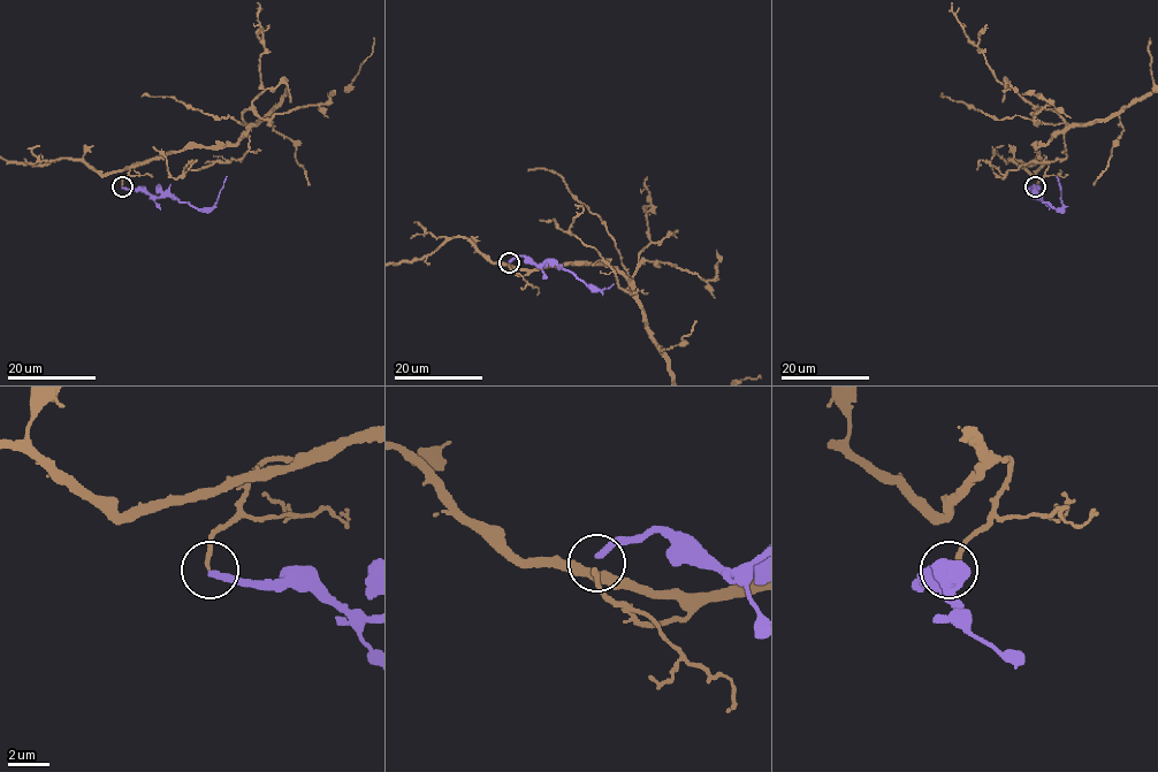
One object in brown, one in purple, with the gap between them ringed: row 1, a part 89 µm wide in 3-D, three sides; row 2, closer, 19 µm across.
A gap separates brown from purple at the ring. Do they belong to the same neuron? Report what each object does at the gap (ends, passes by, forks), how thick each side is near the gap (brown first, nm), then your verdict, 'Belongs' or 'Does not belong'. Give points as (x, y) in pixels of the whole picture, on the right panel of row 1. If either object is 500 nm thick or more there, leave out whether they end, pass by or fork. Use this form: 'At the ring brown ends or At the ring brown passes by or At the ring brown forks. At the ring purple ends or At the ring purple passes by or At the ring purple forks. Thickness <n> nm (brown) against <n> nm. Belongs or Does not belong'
At the ring brown ends. At the ring purple ends. Thickness 240 nm (brown) against 320 nm. Belongs

